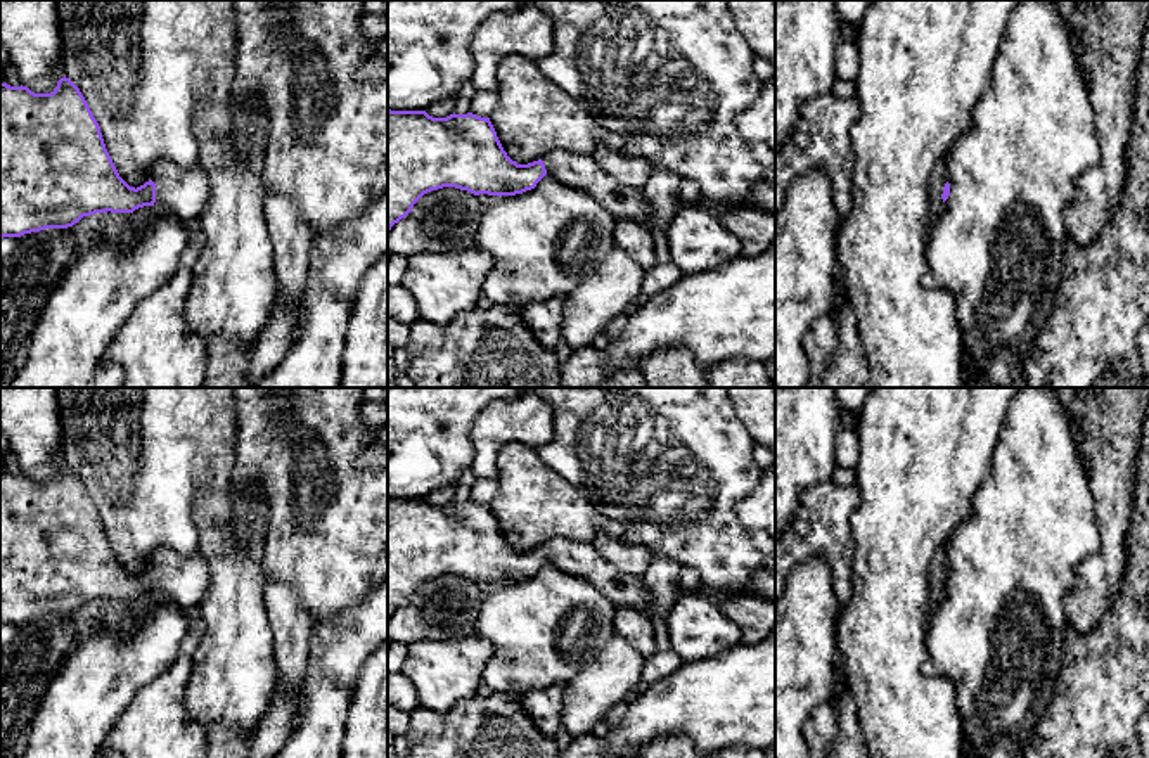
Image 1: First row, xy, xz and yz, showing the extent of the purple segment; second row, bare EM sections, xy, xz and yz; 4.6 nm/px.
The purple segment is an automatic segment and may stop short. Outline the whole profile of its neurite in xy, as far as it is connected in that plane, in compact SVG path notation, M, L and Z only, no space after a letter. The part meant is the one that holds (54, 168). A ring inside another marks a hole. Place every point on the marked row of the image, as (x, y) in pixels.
M61 78L50 93L0 83L0 239L67 228L83 216L133 213L144 206L152 206L156 215L171 213L194 228L208 199L209 180L201 164L156 163L149 182L130 187L119 177L85 97L69 78Z

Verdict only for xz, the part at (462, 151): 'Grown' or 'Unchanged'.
Grown

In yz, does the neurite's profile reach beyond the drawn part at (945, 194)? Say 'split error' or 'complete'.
split error

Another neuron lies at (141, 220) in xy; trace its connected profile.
M144 206L133 211L133 218L130 220L130 237L137 237L140 235L147 227L151 227L154 223L154 206Z

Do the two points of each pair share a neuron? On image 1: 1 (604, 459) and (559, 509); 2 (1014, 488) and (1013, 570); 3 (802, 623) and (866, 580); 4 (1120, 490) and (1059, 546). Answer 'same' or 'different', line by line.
1: different
2: same
3: different
4: different

